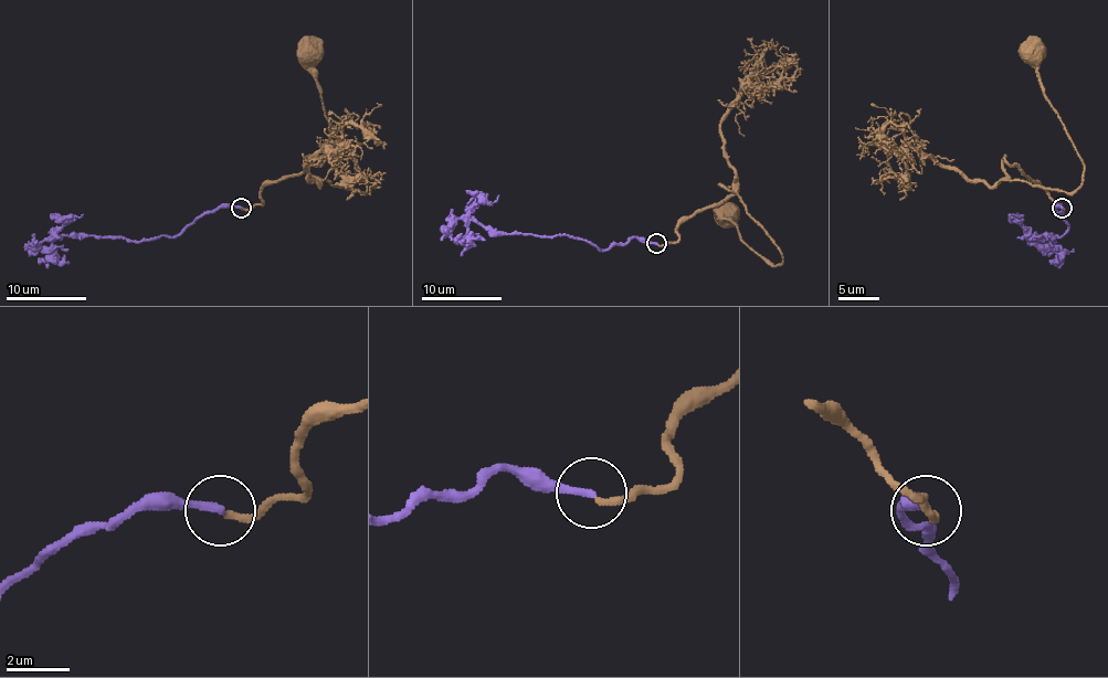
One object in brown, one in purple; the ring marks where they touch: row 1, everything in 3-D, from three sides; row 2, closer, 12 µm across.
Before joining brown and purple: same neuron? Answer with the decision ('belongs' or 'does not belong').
does not belong

